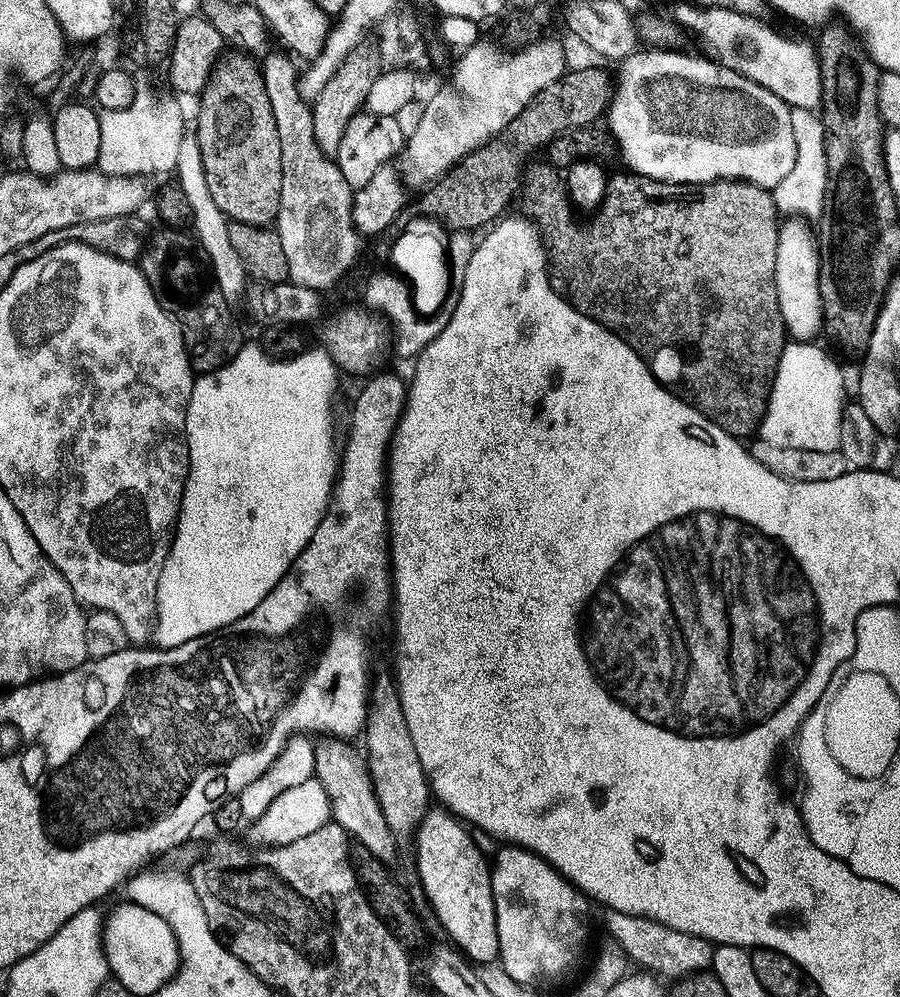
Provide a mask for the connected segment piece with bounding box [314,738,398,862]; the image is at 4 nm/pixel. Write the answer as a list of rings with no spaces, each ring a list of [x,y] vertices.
[[[324,738],[321,740],[324,741],[322,741],[321,744],[317,743],[315,745],[316,771],[314,778],[324,787],[329,800],[332,801],[332,820],[342,825],[345,831],[354,837],[355,843],[366,846],[366,850],[370,850],[370,854],[376,857],[377,860],[381,862],[391,861],[391,856],[394,855],[396,849],[398,849],[398,843],[386,824],[382,810],[379,808],[379,802],[376,800],[374,794],[365,757],[361,755],[359,751],[356,753],[355,750],[348,745],[351,743],[345,742],[343,739]]]

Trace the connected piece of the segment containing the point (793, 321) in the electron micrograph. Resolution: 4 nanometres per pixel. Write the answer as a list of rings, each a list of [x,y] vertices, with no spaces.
[[[790,222],[780,230],[776,255],[776,289],[778,306],[784,319],[787,335],[796,342],[808,342],[822,328],[822,307],[819,298],[820,257],[813,233],[808,233],[807,223]]]

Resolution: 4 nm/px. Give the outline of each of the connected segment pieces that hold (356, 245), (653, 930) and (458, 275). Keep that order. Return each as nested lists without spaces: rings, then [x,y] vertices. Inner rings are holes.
[[[276,56],[270,64],[263,65],[262,71],[278,126],[278,138],[282,142],[282,198],[274,227],[280,235],[282,250],[286,250],[288,280],[317,290],[332,288],[360,260],[362,236],[352,221],[354,189],[347,184],[335,161],[319,150],[314,136],[312,108],[300,99],[297,90],[298,68],[296,70],[294,65]]]
[[[604,912],[604,924],[613,936],[615,947],[620,948],[627,959],[641,969],[655,974],[657,977],[672,976],[679,978],[689,976],[692,972],[703,972],[712,967],[712,951],[714,945],[711,940],[686,934],[682,930],[674,930],[662,922],[654,922],[645,916],[635,916],[625,912]]]
[[[451,238],[442,239],[438,241],[438,248],[440,248],[440,258],[442,258],[442,266],[444,266],[444,272],[446,272],[446,282],[448,282],[448,288],[446,288],[446,296],[444,296],[444,302],[440,304],[440,308],[432,314],[432,316],[414,316],[412,314],[412,308],[410,308],[410,302],[408,302],[408,291],[405,285],[400,284],[398,280],[392,280],[392,278],[382,278],[376,272],[369,275],[369,280],[364,290],[363,303],[371,310],[380,313],[383,317],[386,317],[396,326],[397,334],[394,334],[394,350],[404,358],[414,358],[419,355],[426,345],[430,343],[441,330],[444,328],[446,322],[450,320],[453,314],[453,310],[457,306],[457,298],[460,297],[461,283],[465,278],[465,271],[458,270],[458,260],[455,257],[455,253],[451,252],[453,241]]]

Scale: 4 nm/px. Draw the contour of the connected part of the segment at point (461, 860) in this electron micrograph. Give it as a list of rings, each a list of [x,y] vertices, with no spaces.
[[[440,806],[433,807],[415,831],[416,872],[420,875],[425,898],[436,911],[437,922],[448,931],[447,939],[475,965],[495,965],[500,951],[492,897],[492,873],[489,861],[486,856],[484,860],[471,834],[451,812]]]

